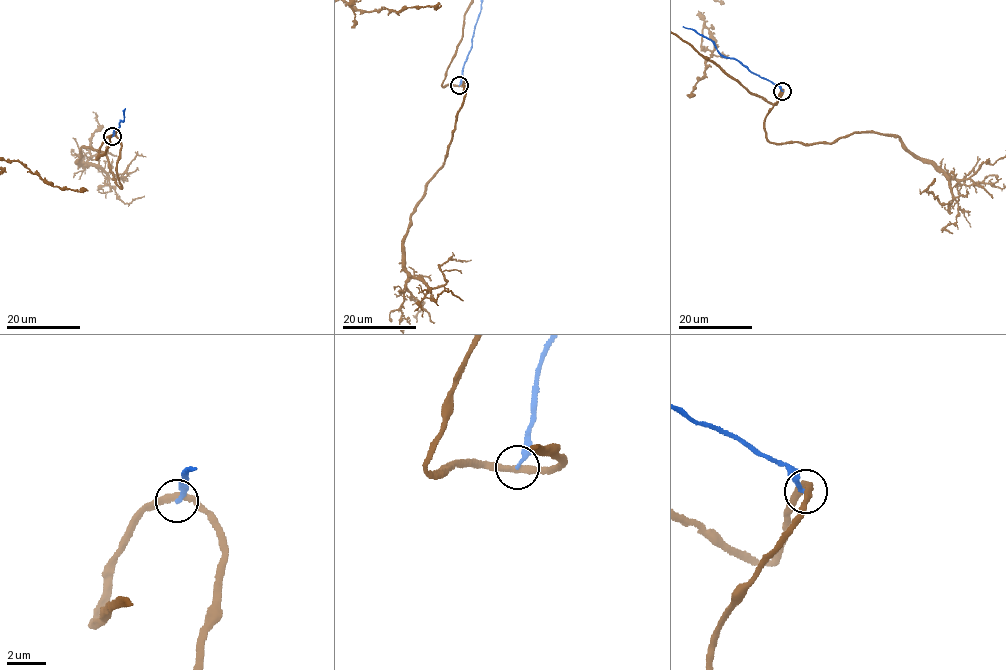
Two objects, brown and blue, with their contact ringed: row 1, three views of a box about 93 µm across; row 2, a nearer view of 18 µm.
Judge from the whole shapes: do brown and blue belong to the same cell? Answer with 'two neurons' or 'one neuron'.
two neurons

